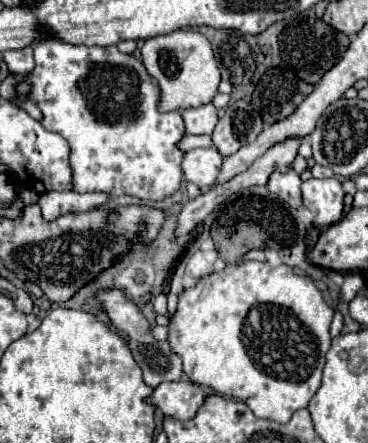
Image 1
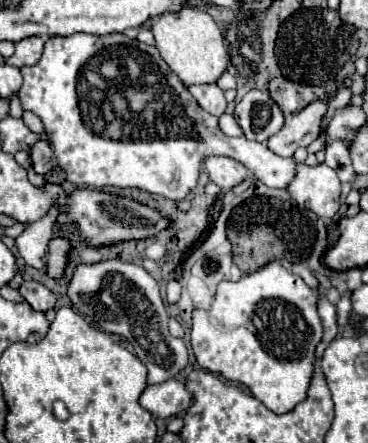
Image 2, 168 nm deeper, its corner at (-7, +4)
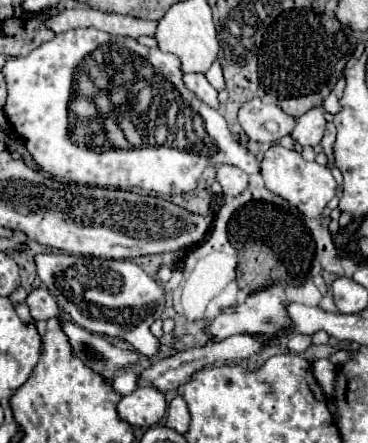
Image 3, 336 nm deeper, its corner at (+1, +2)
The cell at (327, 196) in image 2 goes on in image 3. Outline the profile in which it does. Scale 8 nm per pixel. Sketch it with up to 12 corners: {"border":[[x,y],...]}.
{"border":[[278,143],[260,161],[268,191],[306,217],[336,193],[328,167]]}

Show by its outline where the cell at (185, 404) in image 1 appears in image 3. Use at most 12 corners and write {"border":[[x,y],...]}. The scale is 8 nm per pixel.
{"border":[[136,387],[118,403],[118,417],[132,427],[152,427],[166,413],[154,387]]}

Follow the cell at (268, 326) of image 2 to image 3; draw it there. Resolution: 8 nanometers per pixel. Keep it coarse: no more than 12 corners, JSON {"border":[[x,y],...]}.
{"border":[[274,283],[222,313],[210,341],[236,333],[278,335],[290,325],[284,287]]}

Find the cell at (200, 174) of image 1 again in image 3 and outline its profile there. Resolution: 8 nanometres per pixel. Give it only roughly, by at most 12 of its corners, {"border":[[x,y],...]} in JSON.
{"border":[[220,165],[216,179],[224,195],[240,195],[248,175],[234,165]]}

